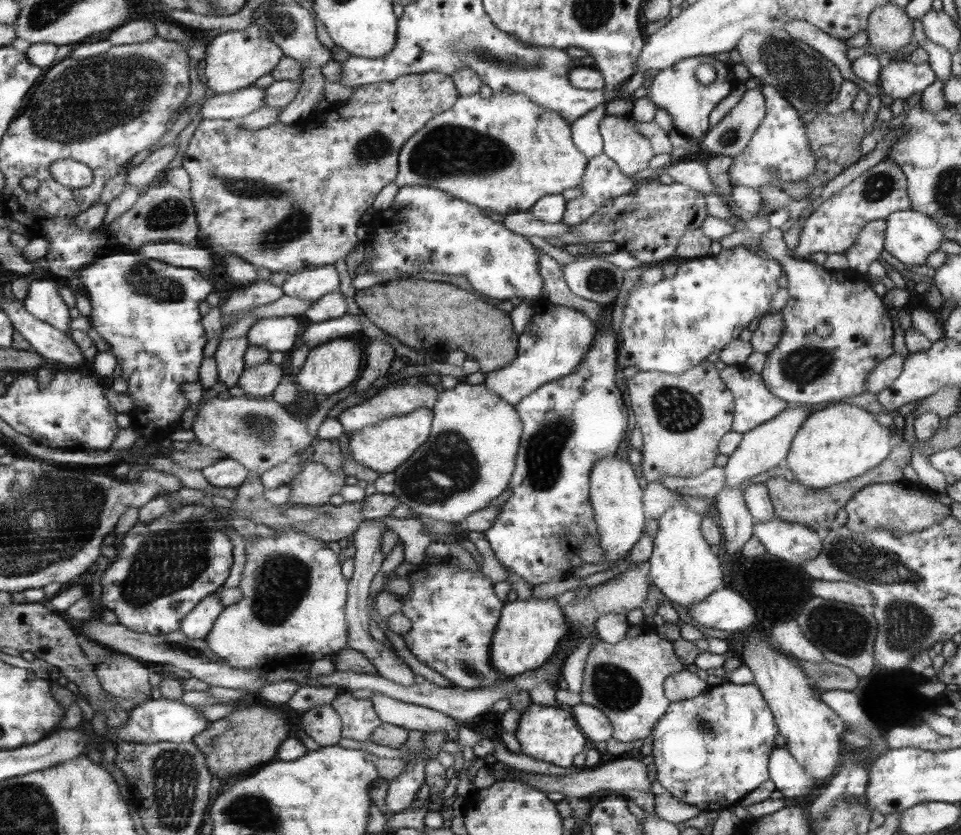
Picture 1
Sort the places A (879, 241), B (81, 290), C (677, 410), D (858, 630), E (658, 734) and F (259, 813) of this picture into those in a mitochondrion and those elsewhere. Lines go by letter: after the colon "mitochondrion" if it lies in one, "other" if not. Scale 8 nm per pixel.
A: other
B: other
C: mitochondrion
D: mitochondrion
E: other
F: mitochondrion

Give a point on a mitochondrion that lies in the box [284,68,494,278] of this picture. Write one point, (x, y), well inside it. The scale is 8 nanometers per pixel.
(374, 146)

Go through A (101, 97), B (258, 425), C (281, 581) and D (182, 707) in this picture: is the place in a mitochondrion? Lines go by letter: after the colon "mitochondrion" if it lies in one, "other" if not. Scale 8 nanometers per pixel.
A: mitochondrion
B: mitochondrion
C: mitochondrion
D: other

